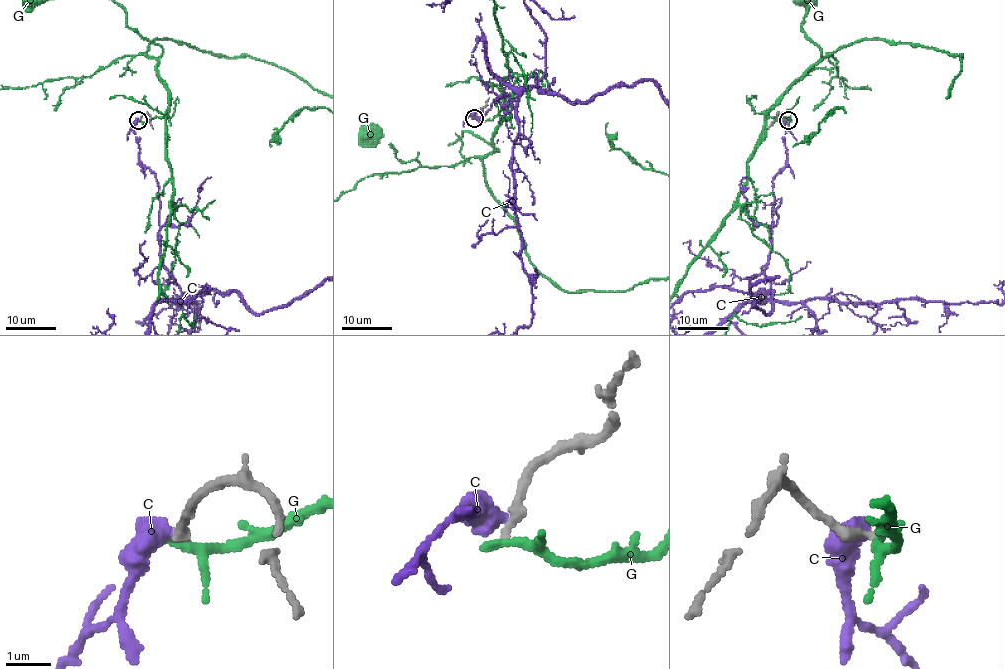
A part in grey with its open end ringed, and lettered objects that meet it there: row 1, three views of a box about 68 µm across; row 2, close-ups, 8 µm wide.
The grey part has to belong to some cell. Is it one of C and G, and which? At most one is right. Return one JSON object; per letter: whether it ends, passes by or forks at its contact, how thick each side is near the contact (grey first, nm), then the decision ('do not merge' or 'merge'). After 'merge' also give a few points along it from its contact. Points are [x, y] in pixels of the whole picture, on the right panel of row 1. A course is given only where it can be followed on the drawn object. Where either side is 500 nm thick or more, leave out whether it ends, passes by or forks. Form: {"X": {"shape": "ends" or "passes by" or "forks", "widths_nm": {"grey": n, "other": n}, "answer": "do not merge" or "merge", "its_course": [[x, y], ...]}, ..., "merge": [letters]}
{"C": {"widths_nm": {"grey": 260, "other": 550}, "answer": "do not merge"}, "G": {"shape": "passes by", "widths_nm": {"grey": 240, "other": 180}, "answer": "do not merge"}, "merge": []}

